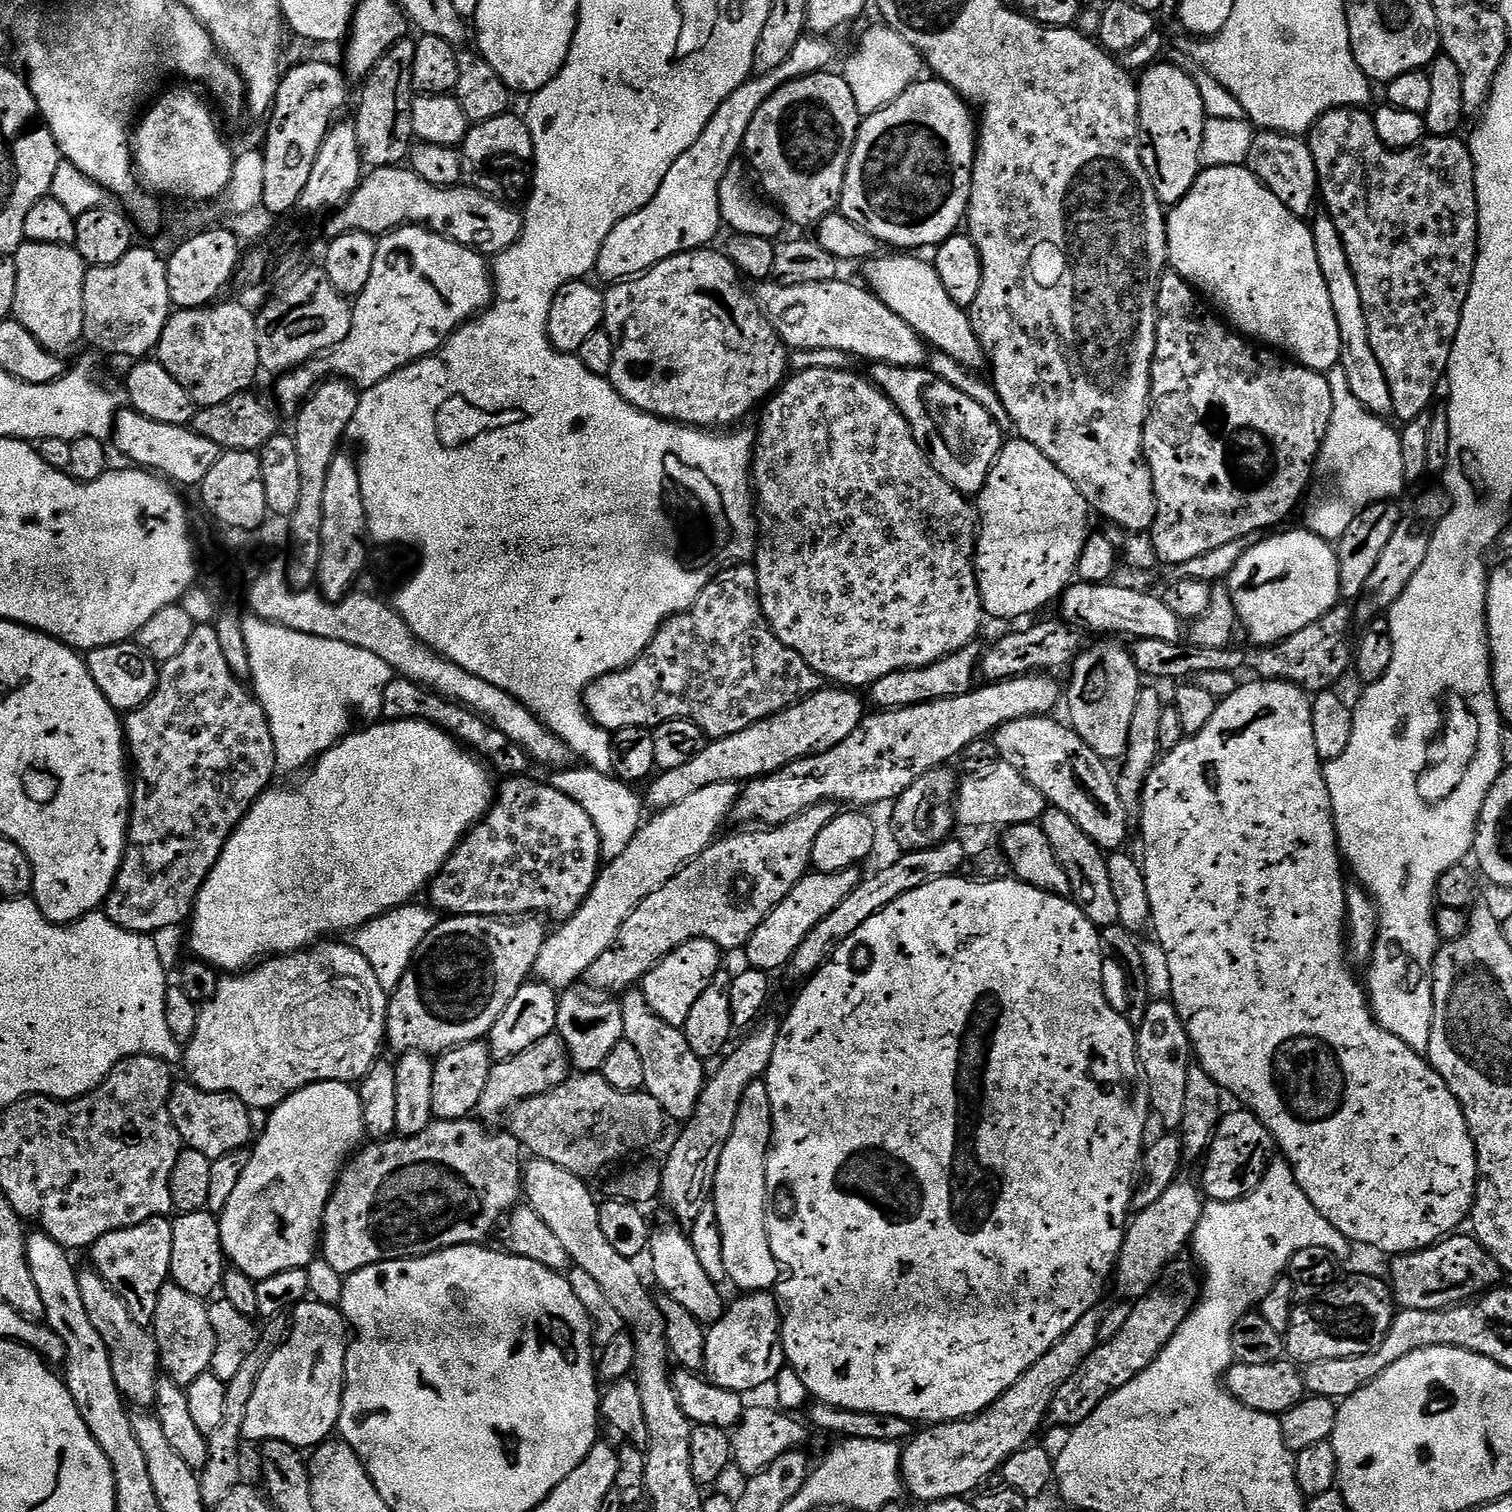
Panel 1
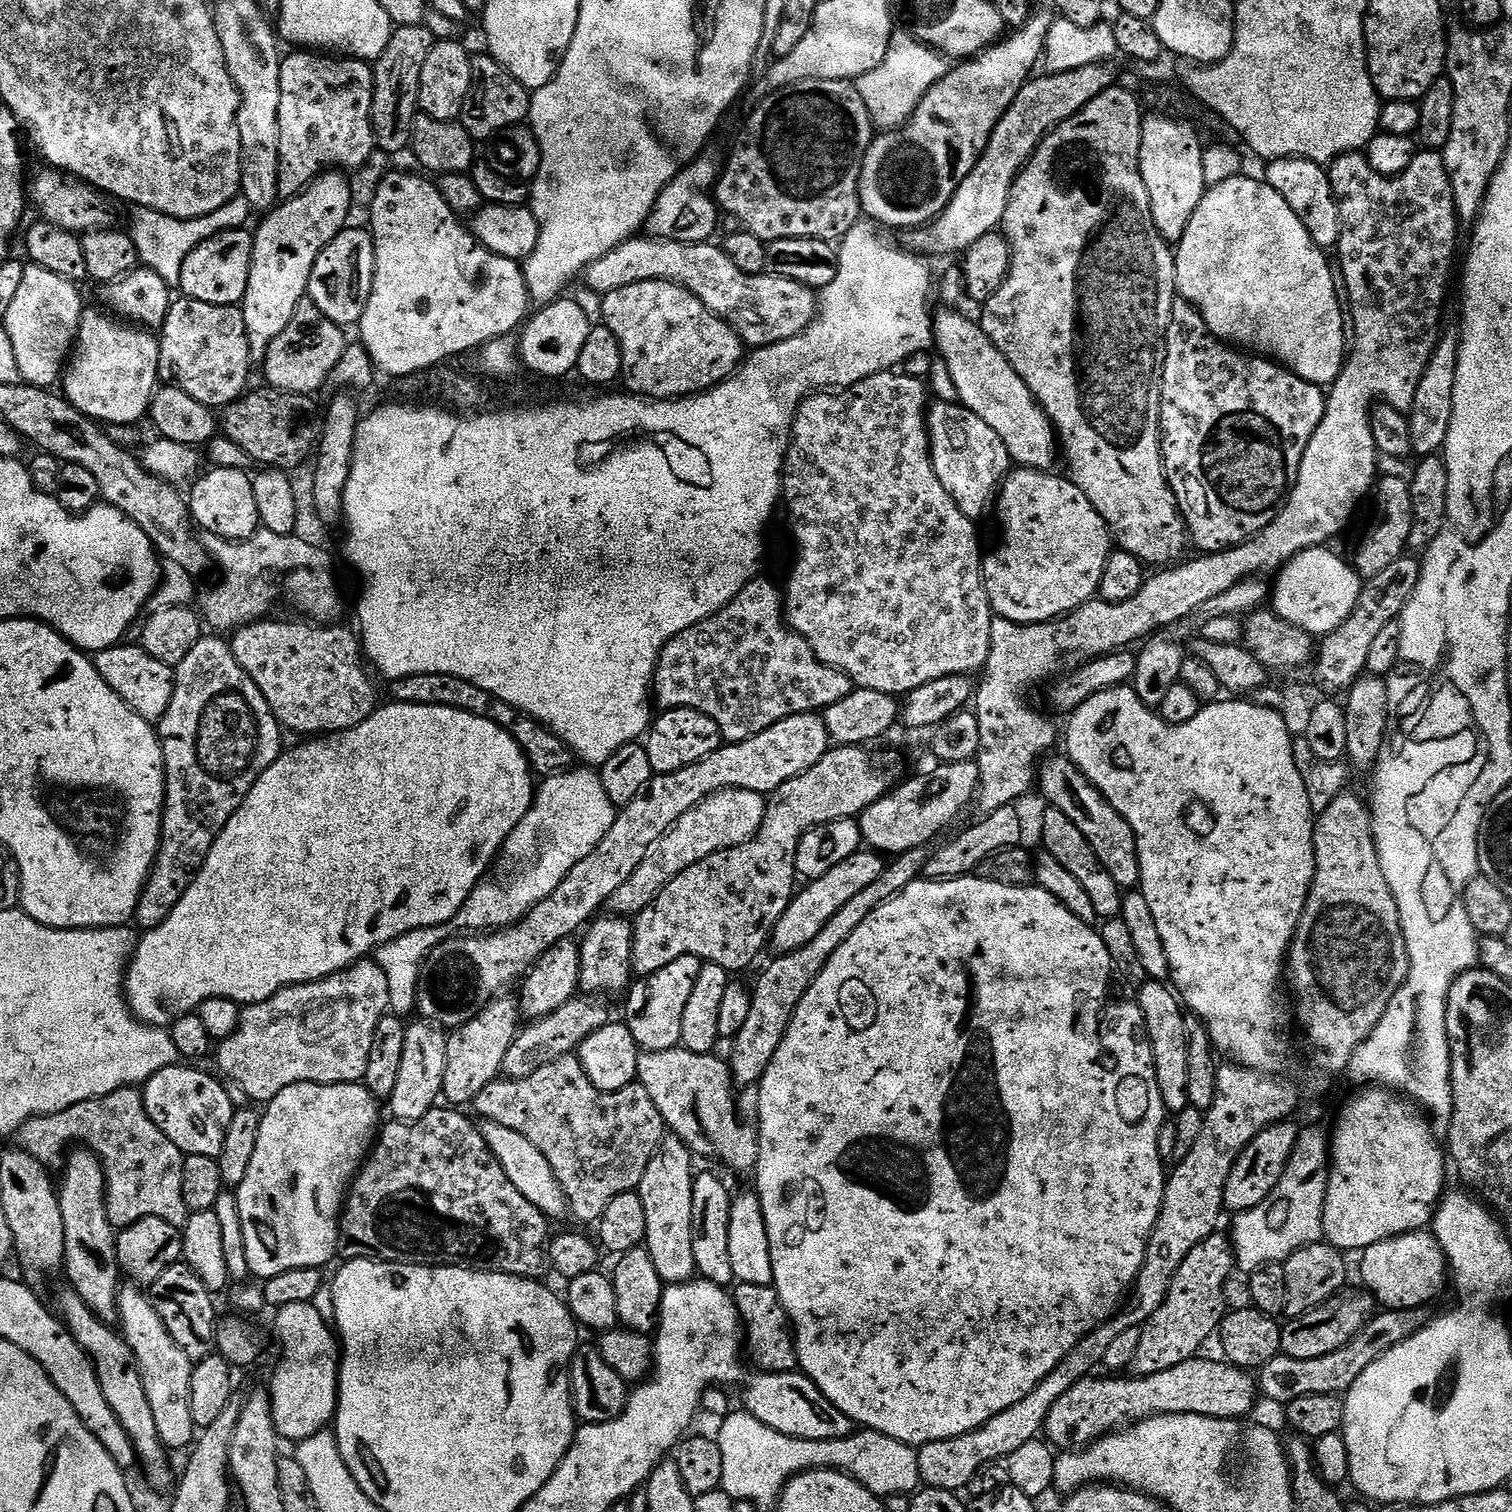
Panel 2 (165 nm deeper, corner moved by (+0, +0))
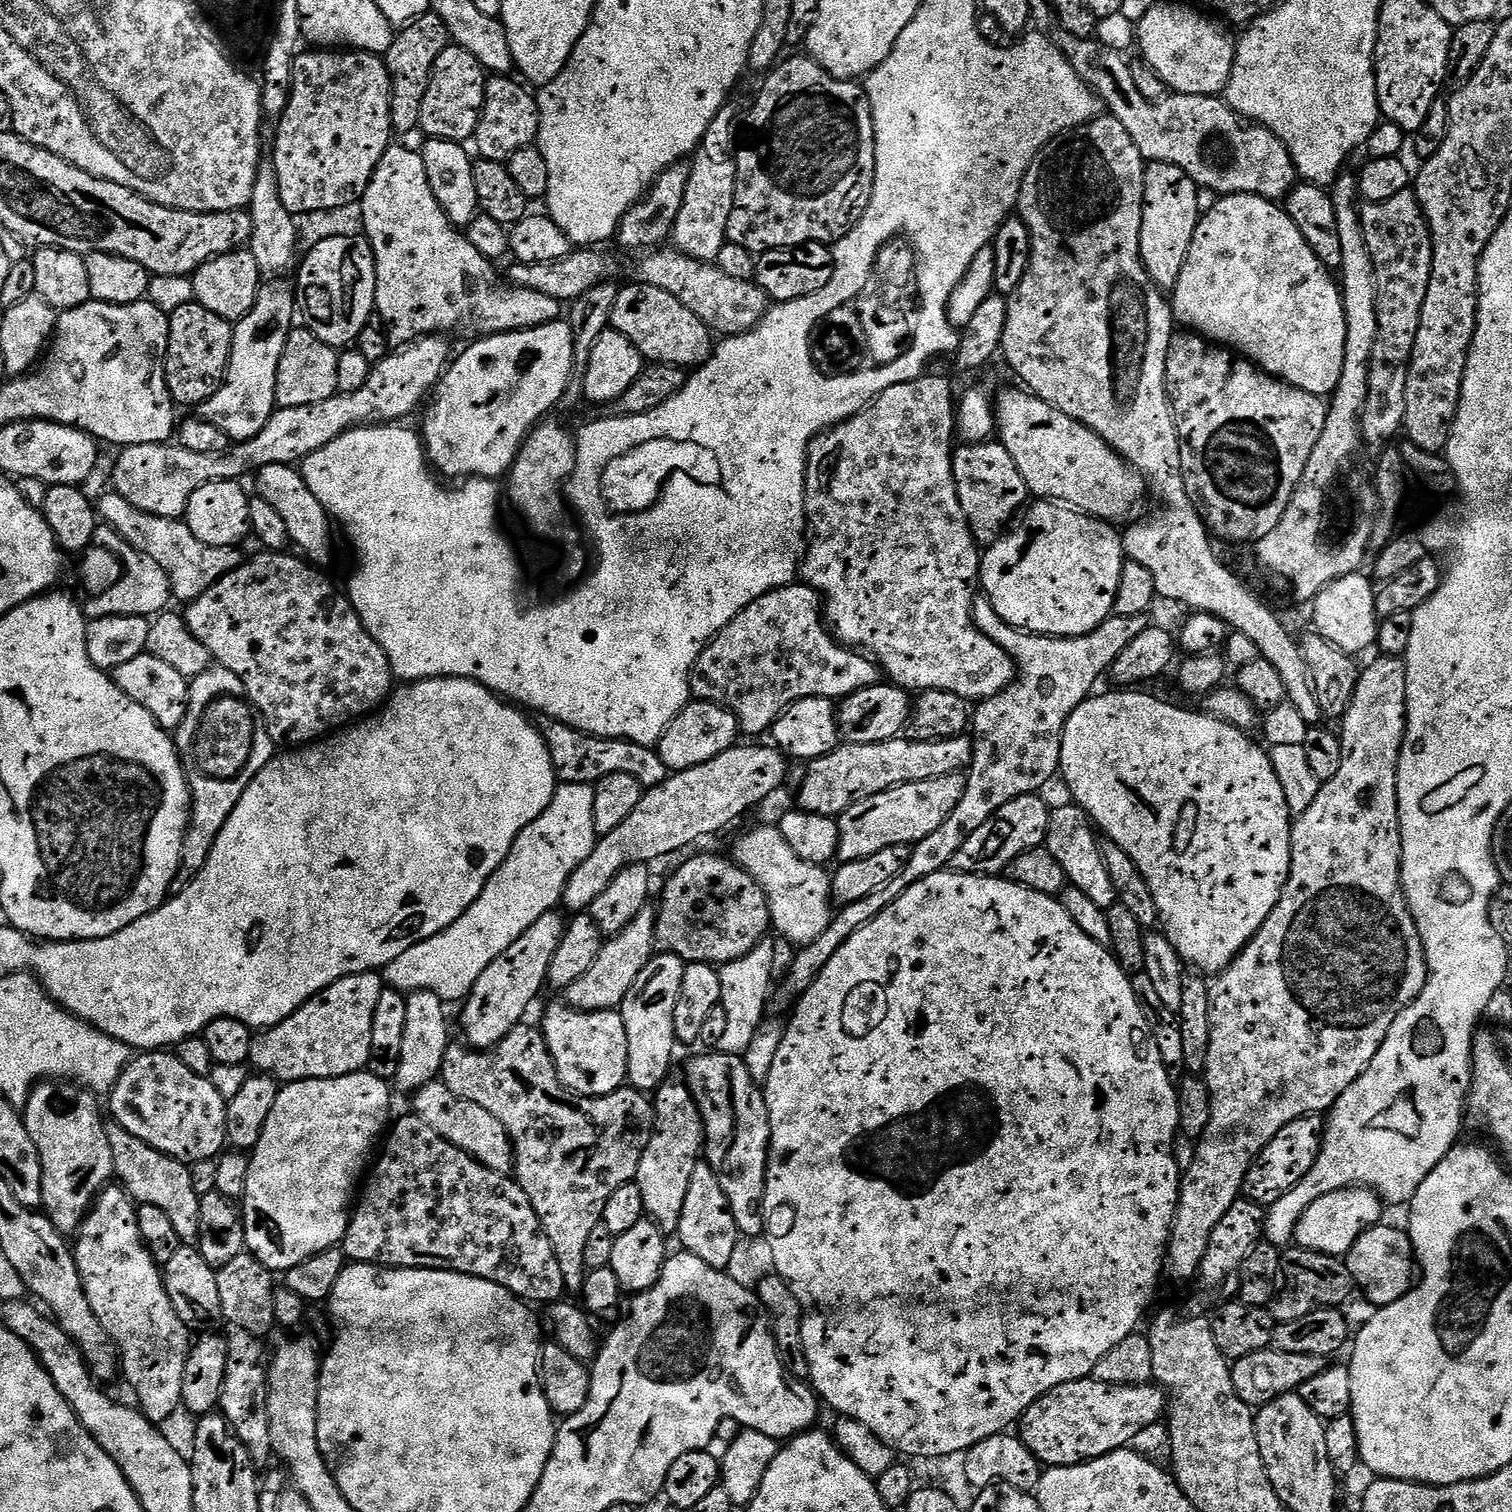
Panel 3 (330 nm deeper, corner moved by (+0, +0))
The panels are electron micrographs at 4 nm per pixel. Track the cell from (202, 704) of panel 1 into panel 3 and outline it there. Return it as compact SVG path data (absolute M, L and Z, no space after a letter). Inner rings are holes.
M219 666L207 668L202 674L191 677L186 718L174 733L174 743L180 754L180 763L184 765L188 786L192 789L192 812L188 816L188 833L182 846L178 877L179 883L185 885L197 876L202 866L206 866L206 858L210 858L210 850L214 850L214 842L218 842L218 834L222 834L226 818L234 814L234 806L238 806L238 798L242 798L246 786L250 786L253 778L271 762L274 745L264 715L252 704L242 678Z

